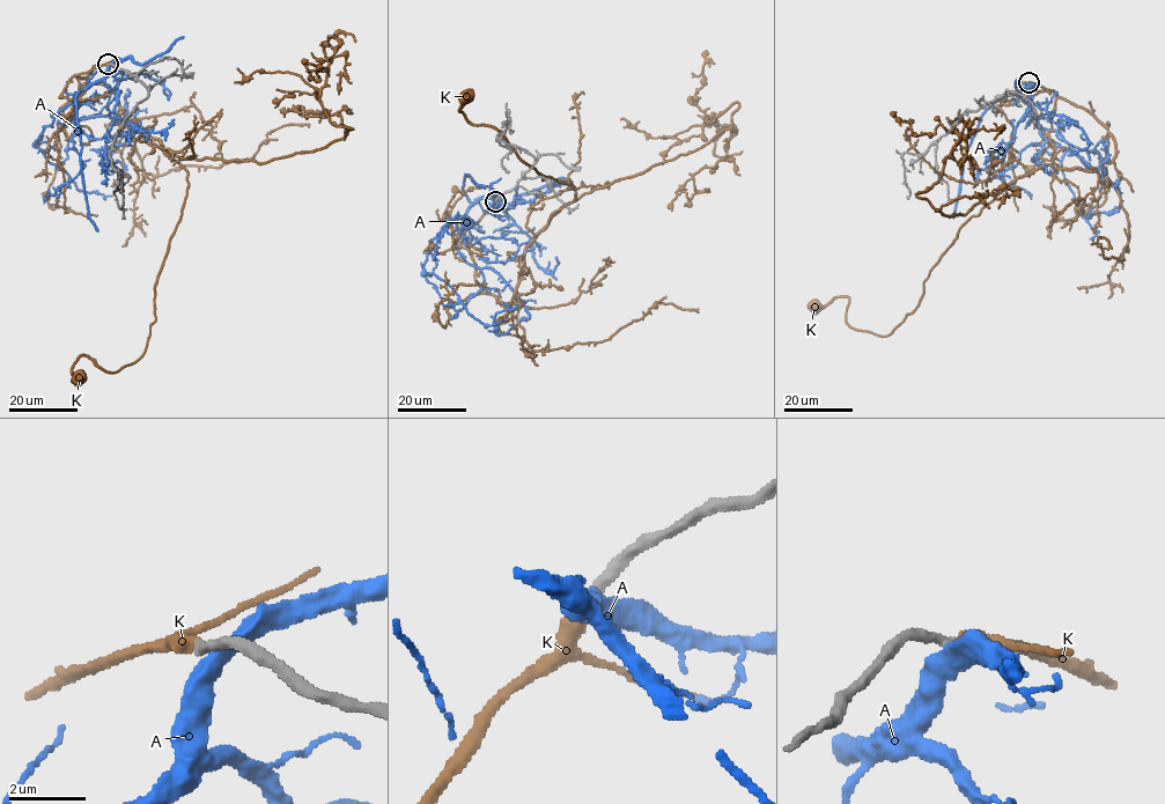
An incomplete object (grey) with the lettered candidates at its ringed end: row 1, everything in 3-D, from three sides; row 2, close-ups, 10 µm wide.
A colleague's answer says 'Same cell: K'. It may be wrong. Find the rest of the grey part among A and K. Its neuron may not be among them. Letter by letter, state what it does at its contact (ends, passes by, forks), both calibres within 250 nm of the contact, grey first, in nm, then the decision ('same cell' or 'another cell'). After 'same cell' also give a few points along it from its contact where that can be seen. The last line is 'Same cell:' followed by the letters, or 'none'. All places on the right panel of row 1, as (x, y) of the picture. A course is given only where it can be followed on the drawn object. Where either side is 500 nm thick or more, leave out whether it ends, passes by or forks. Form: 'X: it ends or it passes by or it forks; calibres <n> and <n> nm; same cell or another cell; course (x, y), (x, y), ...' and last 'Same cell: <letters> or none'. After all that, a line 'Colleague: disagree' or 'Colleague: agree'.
A: it passes by; calibres 340 and 480 nm; another cell
K: it passes by; calibres 300 and 300 nm; same cell; course (1029, 82), (1095, 116), (1112, 161), (1009, 183), (961, 226), (892, 332), (850, 326), (846, 296), (816, 305)
Same cell: K
Colleague: agree

